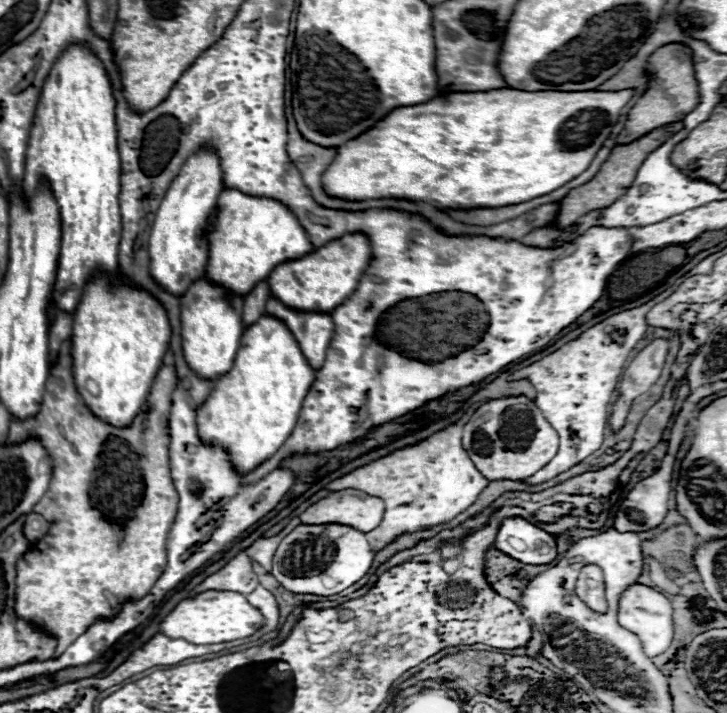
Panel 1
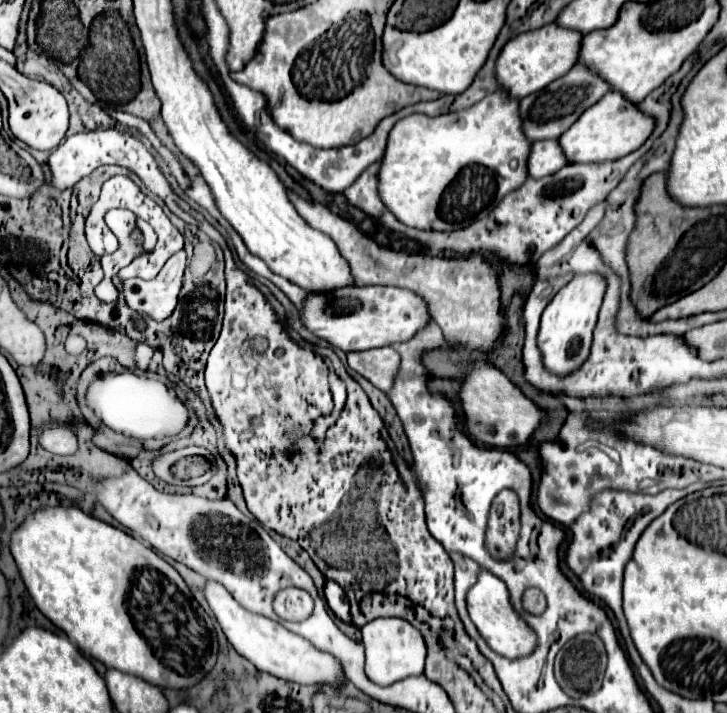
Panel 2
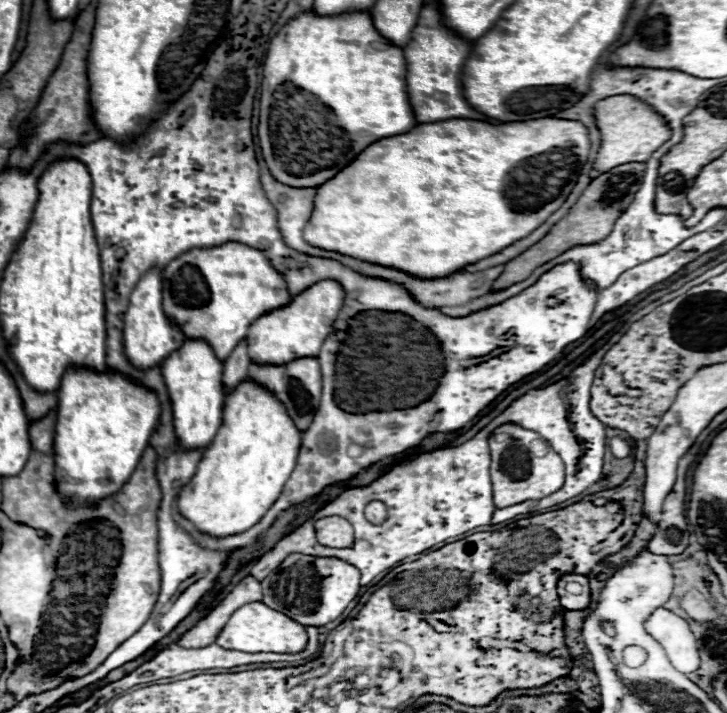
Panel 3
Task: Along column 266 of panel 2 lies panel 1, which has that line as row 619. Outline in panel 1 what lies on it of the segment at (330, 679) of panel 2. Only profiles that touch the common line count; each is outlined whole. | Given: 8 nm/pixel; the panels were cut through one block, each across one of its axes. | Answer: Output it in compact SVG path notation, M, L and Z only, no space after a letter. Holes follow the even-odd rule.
M634 584L630 586L622 598L620 598L620 610L618 610L618 622L622 628L634 632L642 644L644 644L644 652L654 658L662 652L666 652L674 640L674 622L672 622L672 604L670 600L656 592L650 586L642 586L642 584Z

